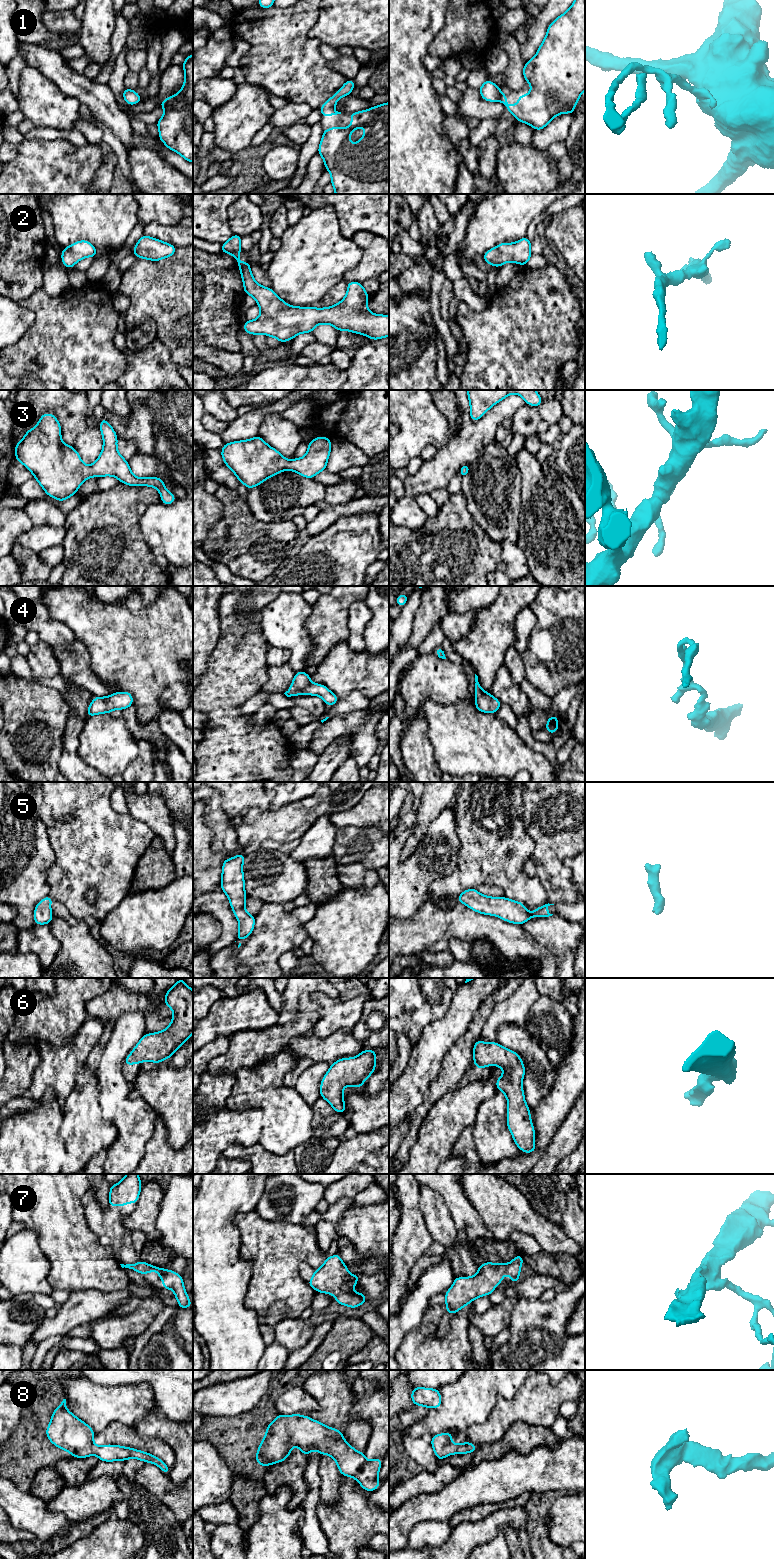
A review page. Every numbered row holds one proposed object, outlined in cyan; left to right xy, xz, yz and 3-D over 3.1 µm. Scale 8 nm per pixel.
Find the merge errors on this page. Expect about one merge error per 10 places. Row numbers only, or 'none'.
none

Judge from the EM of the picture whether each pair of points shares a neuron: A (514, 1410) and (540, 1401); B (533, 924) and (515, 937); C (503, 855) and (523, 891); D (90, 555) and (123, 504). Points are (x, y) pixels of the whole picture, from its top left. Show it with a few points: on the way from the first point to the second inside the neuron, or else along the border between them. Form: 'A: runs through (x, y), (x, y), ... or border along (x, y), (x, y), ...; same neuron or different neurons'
A: runs through (520, 1407), (534, 1404); same neuron
B: border along (520, 925), (542, 945); different neurons
C: runs through (503, 864), (503, 868), (514, 882); same neuron
D: runs through (103, 542), (103, 529), (112, 517); same neuron

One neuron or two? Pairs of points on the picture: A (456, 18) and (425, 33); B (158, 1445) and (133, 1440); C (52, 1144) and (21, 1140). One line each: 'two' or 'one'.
A: two
B: one
C: one

